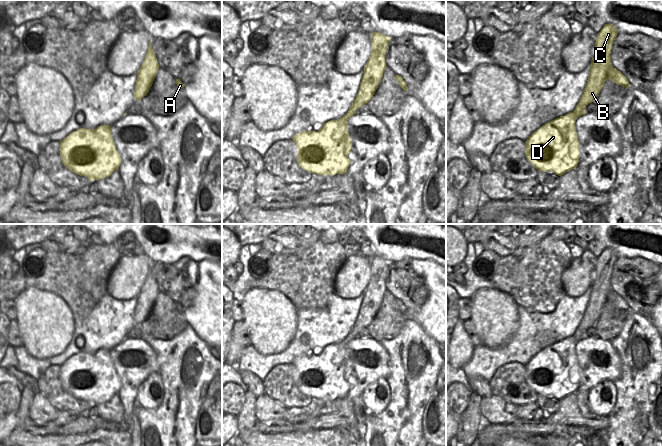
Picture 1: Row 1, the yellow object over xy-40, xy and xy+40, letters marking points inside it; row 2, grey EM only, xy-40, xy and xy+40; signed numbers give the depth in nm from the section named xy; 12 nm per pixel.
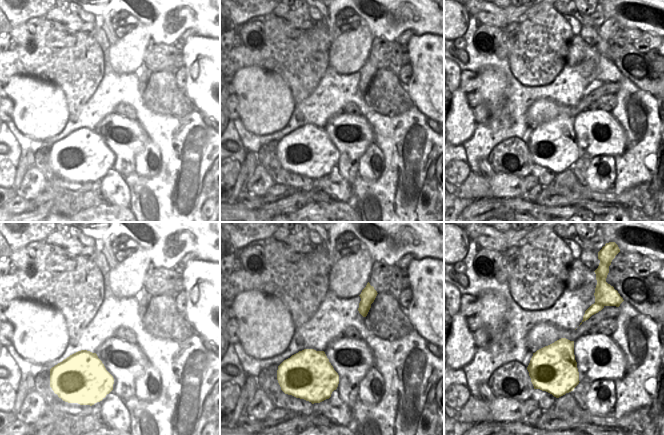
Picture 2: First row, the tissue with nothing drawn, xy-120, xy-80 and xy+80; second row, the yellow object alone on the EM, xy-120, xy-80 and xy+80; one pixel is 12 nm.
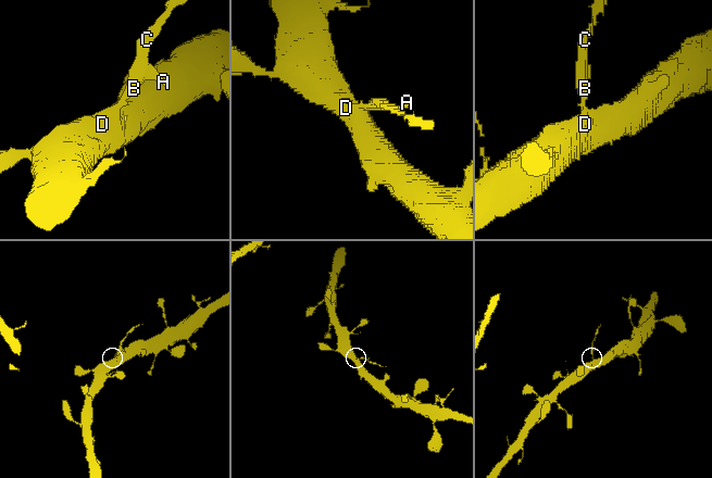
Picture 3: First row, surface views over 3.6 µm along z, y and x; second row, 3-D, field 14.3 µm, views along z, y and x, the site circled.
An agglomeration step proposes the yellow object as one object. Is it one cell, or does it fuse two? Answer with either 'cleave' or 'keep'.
cleave

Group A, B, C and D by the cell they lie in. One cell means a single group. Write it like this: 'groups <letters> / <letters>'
groups A B C / D

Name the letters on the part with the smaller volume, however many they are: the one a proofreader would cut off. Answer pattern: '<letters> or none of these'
A, B, C

